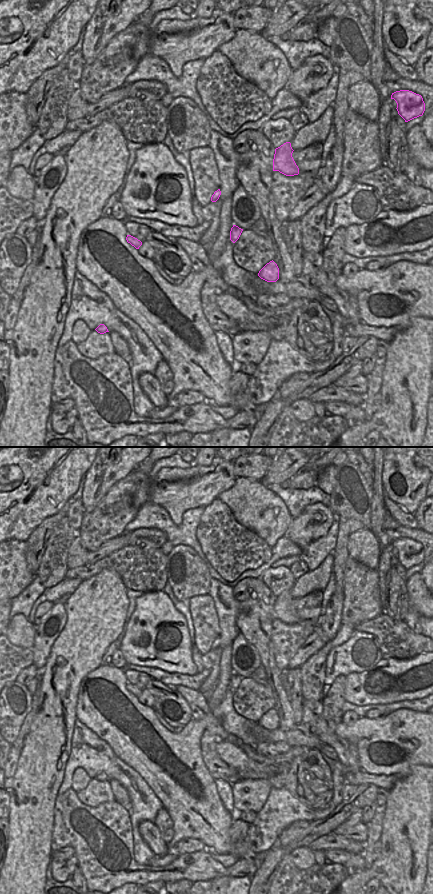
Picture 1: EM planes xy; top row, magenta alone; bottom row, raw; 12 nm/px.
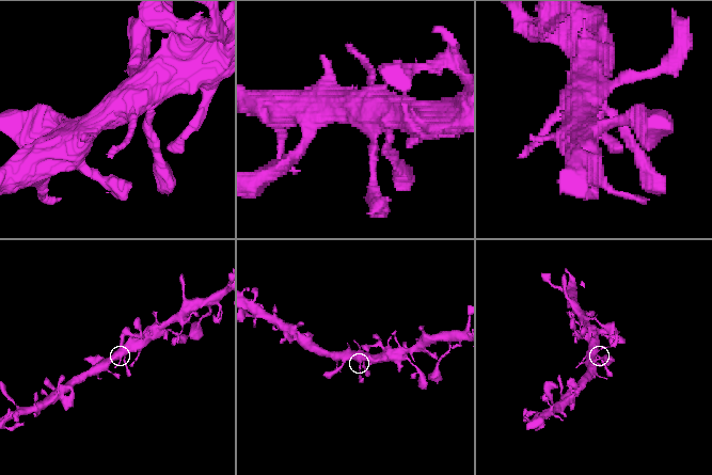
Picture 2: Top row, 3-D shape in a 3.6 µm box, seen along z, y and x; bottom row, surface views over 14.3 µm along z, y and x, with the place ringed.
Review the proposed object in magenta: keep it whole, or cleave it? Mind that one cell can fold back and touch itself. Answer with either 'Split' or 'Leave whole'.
Leave whole

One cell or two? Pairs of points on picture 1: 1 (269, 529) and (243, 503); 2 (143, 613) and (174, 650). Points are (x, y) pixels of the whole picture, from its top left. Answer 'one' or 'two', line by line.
1: one
2: one

